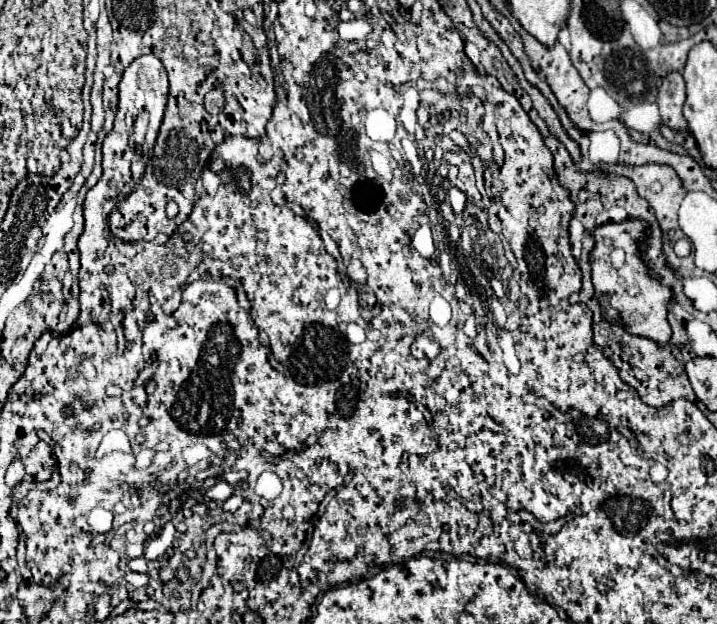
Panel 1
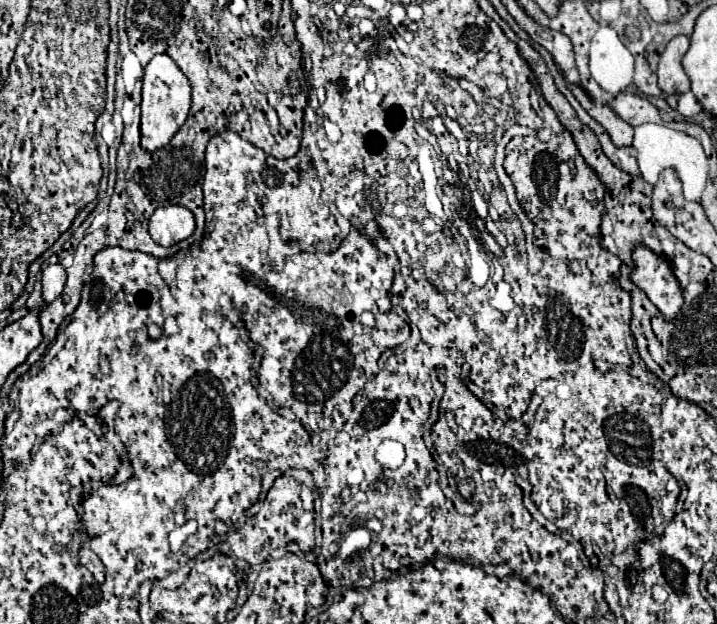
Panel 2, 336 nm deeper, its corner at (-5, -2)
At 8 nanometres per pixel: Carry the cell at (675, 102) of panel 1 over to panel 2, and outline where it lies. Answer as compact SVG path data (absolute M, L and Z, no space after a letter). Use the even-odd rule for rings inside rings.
M676 35L666 51L660 55L658 63L658 85L666 95L690 91L690 79L682 69L682 57L688 51L690 39L686 35Z

